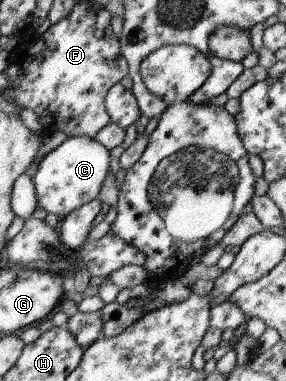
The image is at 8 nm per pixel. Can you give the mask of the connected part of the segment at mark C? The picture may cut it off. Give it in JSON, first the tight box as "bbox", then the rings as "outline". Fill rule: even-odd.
{"bbox":[33,136,110,216],"outline":[[[74,136],[49,152],[37,166],[33,177],[38,205],[47,213],[67,216],[85,203],[99,197],[110,172],[110,152],[90,136]]]}

